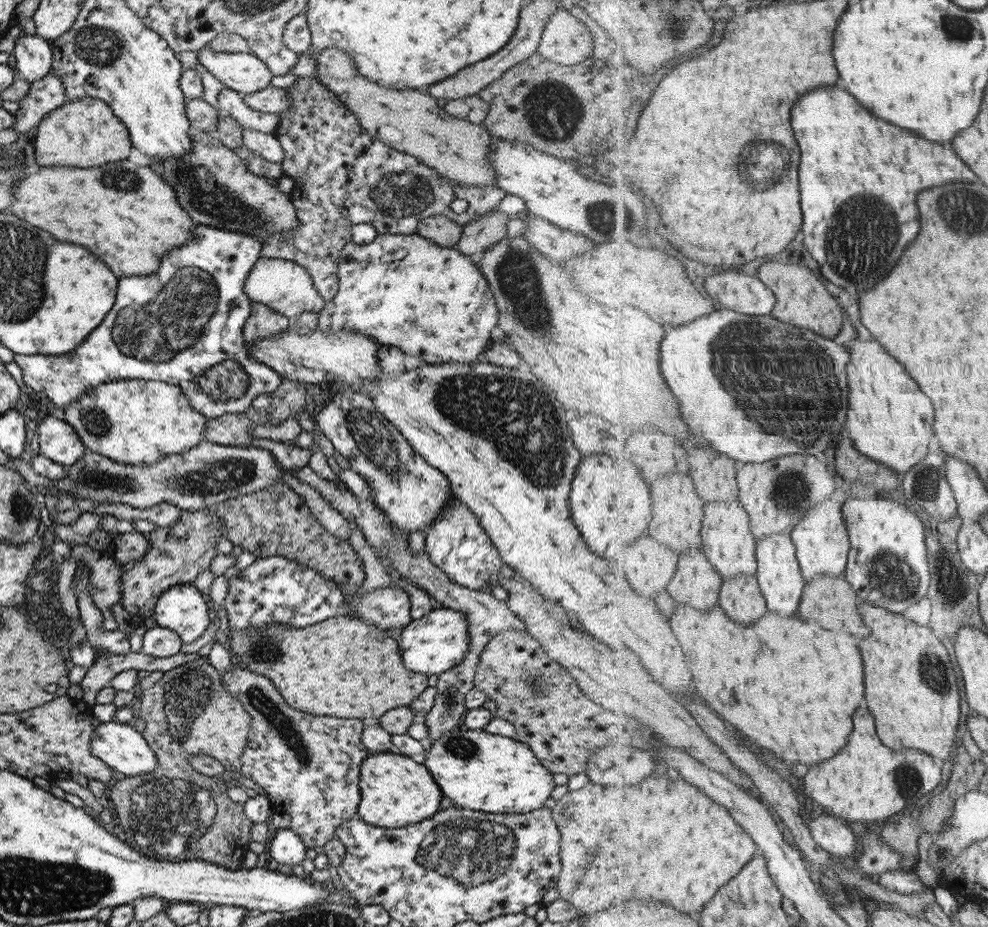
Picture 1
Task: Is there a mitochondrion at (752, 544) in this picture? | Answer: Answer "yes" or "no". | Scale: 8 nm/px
no

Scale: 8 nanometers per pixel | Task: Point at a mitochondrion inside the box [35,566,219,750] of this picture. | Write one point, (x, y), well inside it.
(187, 700)

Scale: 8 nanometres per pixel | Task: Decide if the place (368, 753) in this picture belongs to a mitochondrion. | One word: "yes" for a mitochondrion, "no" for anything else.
no

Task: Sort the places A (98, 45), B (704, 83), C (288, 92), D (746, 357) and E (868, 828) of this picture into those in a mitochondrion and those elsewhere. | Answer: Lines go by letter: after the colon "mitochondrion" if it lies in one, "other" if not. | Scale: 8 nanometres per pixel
A: mitochondrion
B: other
C: other
D: mitochondrion
E: other

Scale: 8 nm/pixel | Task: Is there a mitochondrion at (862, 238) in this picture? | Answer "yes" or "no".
yes

